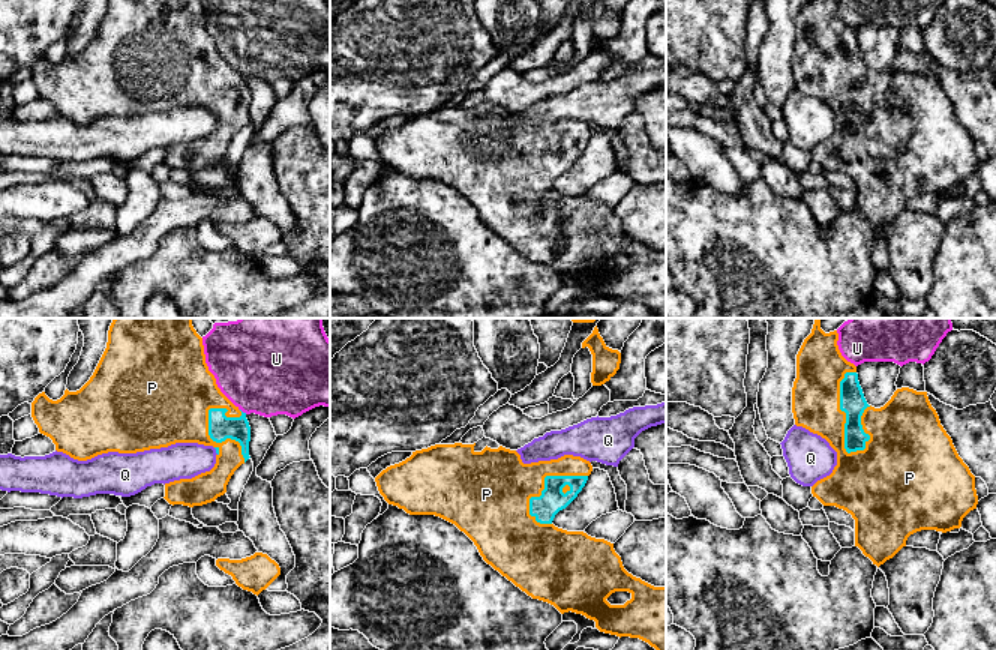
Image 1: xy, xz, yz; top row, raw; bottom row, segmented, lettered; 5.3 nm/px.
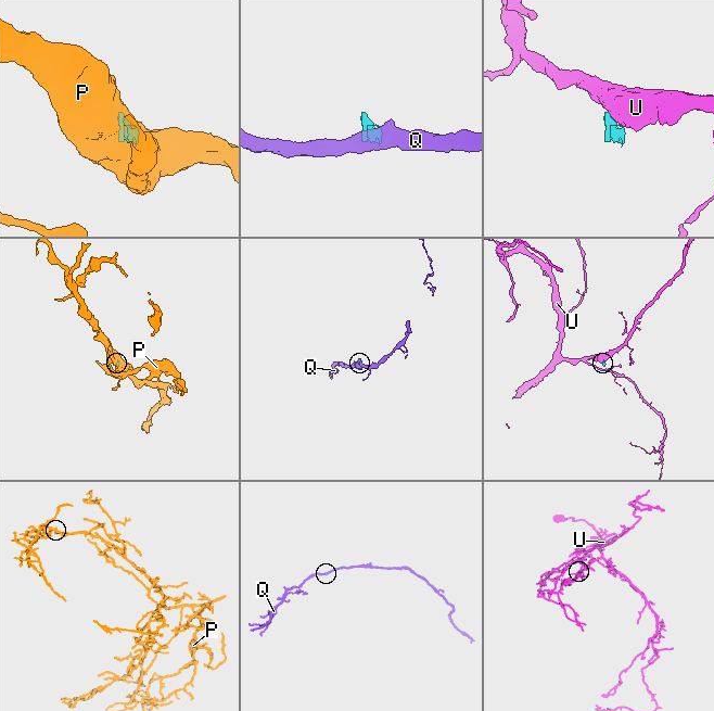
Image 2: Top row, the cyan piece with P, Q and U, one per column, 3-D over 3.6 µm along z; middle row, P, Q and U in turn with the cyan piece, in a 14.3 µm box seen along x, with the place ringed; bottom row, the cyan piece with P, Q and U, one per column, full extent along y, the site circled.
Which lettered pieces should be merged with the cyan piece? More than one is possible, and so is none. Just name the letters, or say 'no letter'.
P

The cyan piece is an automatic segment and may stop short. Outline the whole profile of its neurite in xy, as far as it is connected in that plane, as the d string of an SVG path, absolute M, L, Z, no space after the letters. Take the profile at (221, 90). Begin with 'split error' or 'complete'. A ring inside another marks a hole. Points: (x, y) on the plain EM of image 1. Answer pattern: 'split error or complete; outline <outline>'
split error; outline M108 0L106 12L90 44L76 56L52 65L45 56L32 66L32 81L39 96L50 101L57 116L74 123L87 125L108 116L136 117L150 113L168 111L176 107L198 107L216 113L216 128L210 135L192 143L165 147L165 164L170 168L202 170L226 156L234 135L249 120L250 90L238 71L236 71L218 51L214 39L206 27L201 0Z

